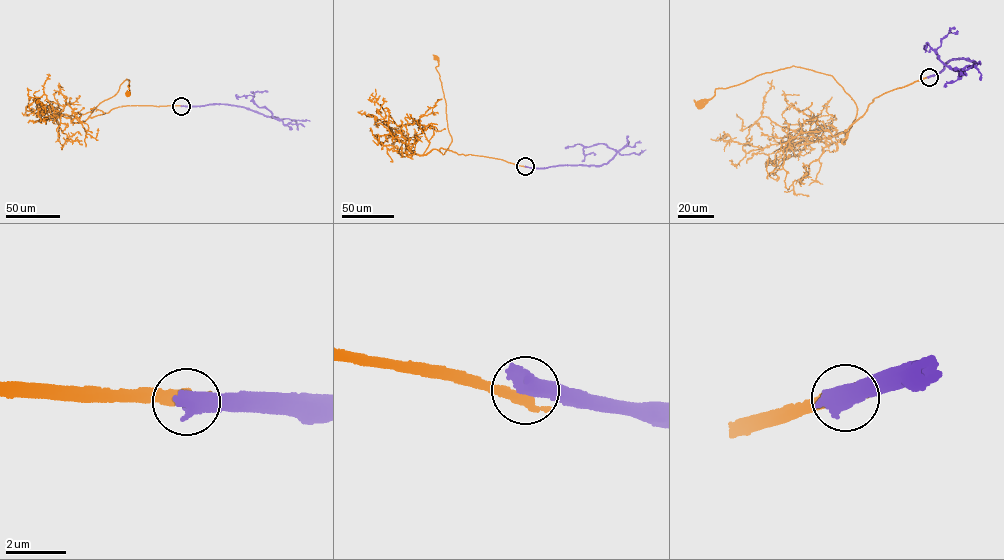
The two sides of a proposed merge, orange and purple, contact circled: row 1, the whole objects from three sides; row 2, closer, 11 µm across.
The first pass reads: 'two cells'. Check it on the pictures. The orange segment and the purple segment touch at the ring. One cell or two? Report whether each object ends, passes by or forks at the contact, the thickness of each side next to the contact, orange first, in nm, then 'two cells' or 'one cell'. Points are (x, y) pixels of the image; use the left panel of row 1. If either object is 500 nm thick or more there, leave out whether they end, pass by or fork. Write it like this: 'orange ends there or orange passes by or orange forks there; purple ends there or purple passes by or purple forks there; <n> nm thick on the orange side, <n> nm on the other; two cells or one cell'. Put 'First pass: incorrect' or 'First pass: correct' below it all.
340 nm thick on the orange side, 700 nm on the other; two cells
First pass: correct

